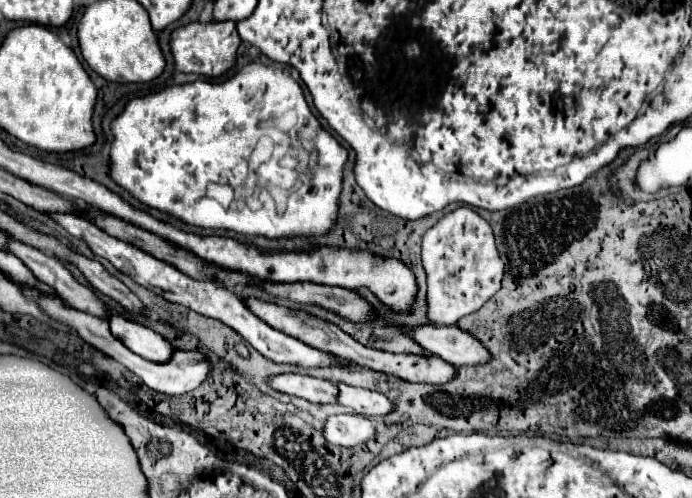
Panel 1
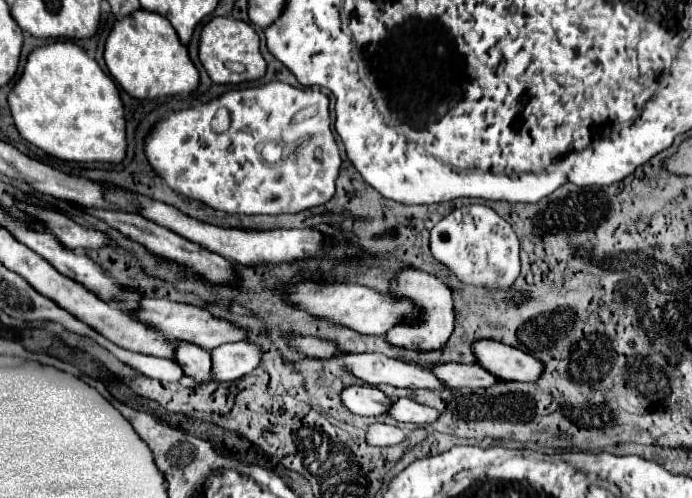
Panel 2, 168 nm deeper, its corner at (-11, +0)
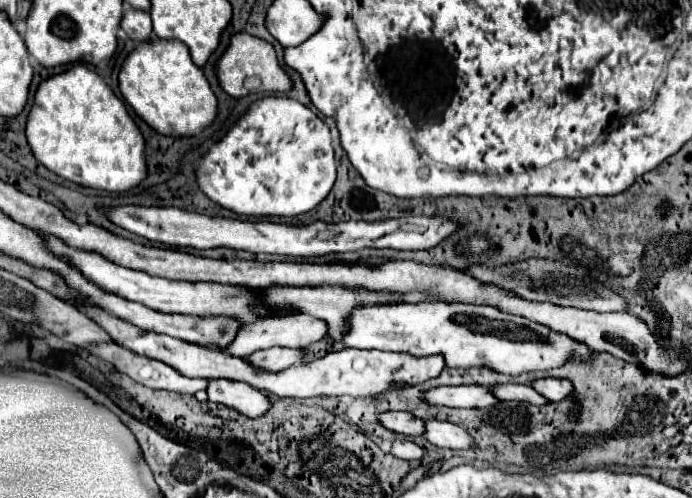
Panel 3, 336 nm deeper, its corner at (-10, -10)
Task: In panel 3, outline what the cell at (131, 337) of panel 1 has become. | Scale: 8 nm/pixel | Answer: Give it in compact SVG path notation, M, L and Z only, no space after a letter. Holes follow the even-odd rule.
M210 380L208 396L210 402L234 408L236 412L248 418L260 418L272 406L272 400L266 392L252 388L246 382L234 382L234 380Z

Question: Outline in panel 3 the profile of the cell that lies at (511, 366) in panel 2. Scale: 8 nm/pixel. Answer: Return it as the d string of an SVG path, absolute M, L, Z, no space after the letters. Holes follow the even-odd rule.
M542 378L532 384L540 394L544 394L550 402L560 402L570 398L574 392L574 386L570 380L558 380L558 378Z

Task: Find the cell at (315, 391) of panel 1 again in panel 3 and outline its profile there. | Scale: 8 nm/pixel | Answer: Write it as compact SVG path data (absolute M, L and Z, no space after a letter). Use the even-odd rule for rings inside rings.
M386 412L386 414L378 414L382 426L386 426L388 430L396 432L396 434L404 434L404 436L424 436L426 432L426 424L424 420L416 418L410 412Z

